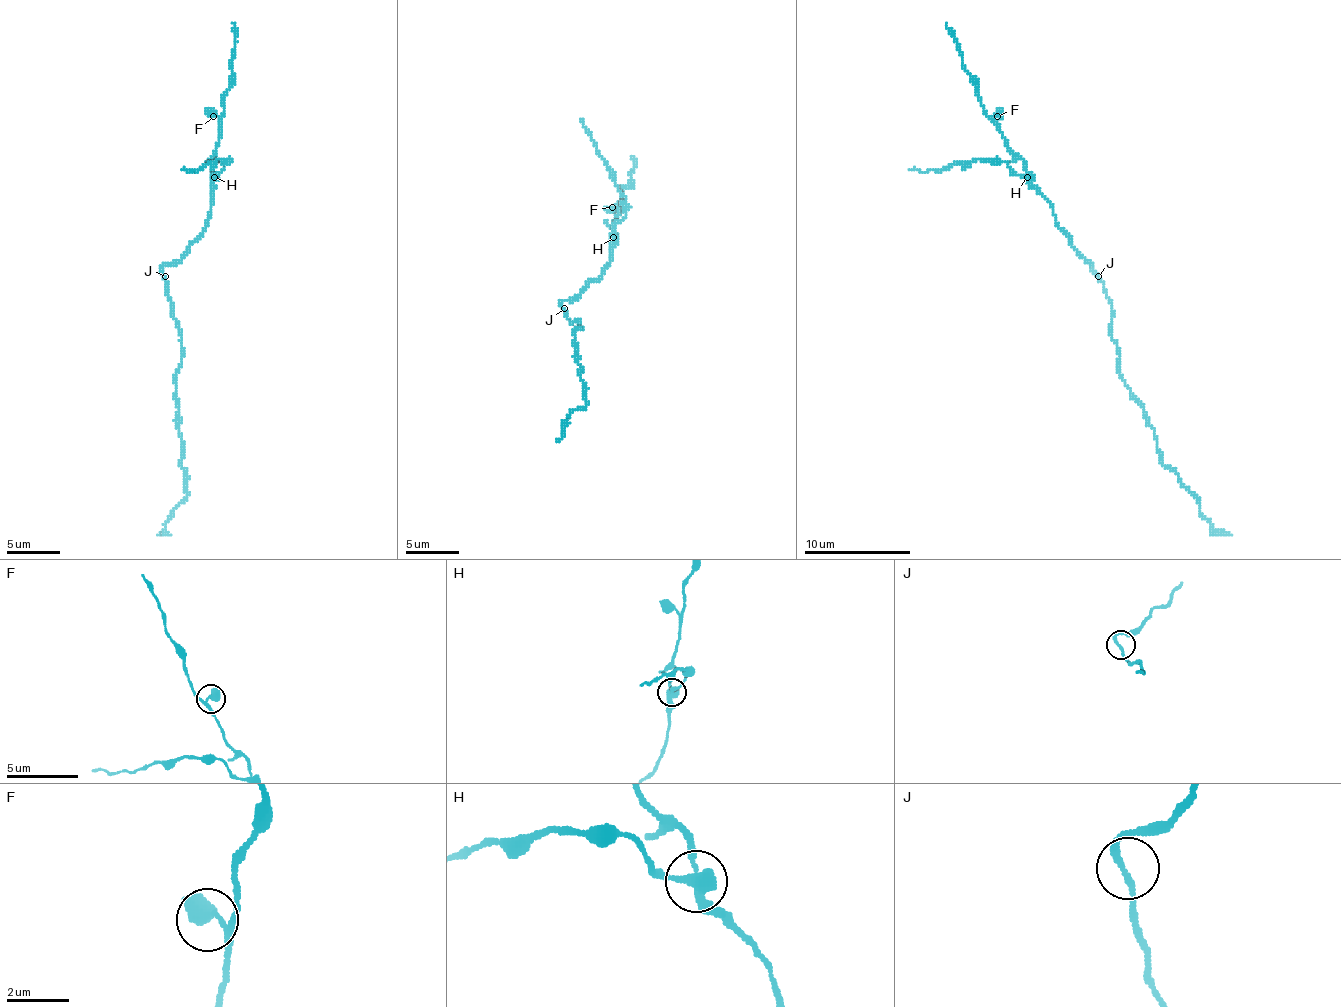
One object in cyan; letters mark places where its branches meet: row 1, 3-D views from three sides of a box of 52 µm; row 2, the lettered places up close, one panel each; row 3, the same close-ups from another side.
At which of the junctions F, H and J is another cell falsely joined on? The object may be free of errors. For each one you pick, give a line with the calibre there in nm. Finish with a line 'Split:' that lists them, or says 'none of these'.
H: calibre 360 nm
Split: H

